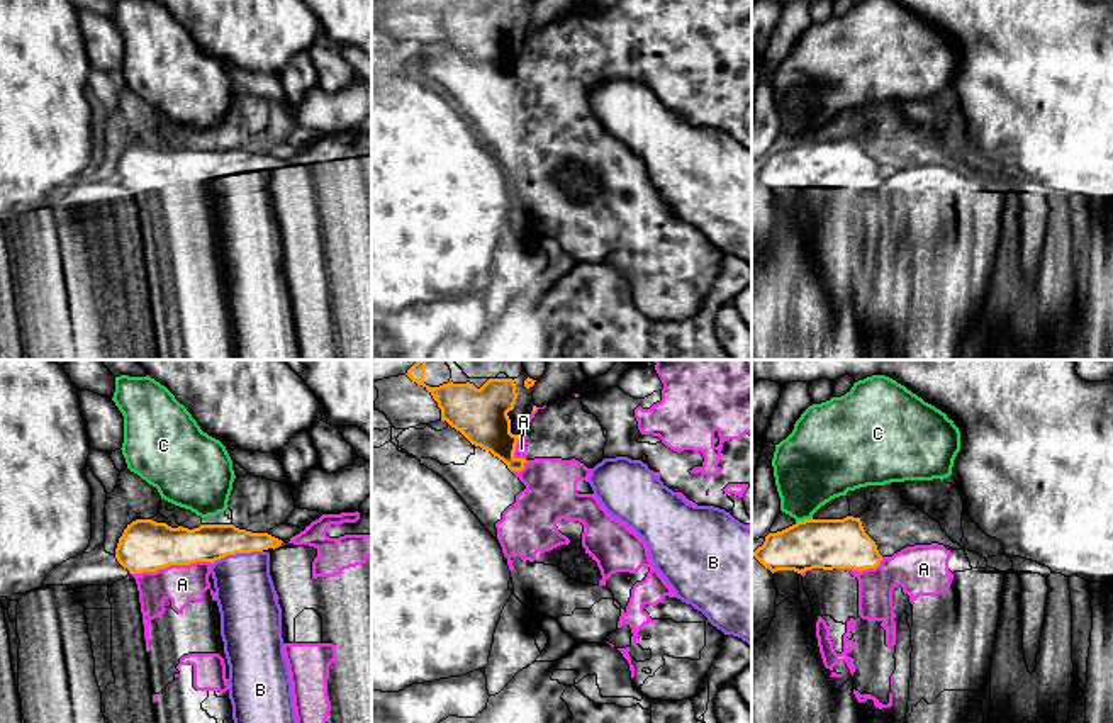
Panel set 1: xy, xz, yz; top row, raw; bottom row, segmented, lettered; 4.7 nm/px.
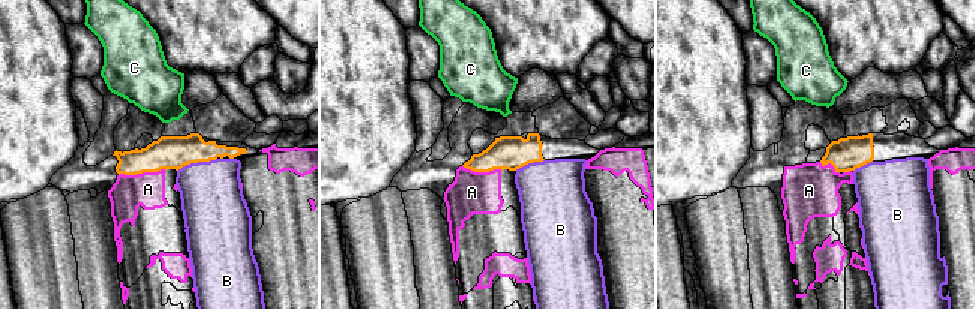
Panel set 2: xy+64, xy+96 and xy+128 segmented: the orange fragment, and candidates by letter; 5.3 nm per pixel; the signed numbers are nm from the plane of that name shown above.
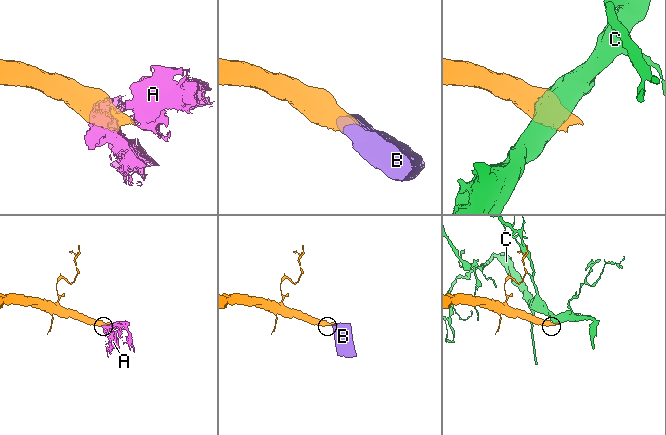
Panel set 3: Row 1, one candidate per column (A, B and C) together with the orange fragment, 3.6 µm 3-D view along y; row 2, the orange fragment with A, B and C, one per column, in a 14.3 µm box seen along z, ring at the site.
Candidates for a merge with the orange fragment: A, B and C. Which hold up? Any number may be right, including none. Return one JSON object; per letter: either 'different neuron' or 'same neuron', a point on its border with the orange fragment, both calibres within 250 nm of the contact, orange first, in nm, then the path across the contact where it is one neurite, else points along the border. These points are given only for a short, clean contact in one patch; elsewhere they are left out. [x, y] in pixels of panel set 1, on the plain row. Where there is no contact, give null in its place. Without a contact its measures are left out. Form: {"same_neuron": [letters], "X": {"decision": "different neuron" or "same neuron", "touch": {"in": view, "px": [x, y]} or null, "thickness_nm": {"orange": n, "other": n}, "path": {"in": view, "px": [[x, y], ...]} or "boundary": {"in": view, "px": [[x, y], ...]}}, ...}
{"same_neuron": ["B"], "A": {"decision": "different neuron", "touch": {"in": "xy", "px": [170, 184]}, "thickness_nm": {"orange": 240, "other": 190}}, "B": {"decision": "same neuron", "touch": {"in": "xy", "px": [236, 172]}, "thickness_nm": {"orange": 180, "other": 280}, "path": {"in": "xy", "px": [[209, 162], [221, 163], [236, 172], [245, 212]]}}, "C": {"decision": "different neuron", "touch": {"in": "yz", "px": [805, 140]}, "thickness_nm": {"orange": 240, "other": 340}}}

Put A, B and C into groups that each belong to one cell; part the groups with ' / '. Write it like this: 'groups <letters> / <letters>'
groups A / B / C

